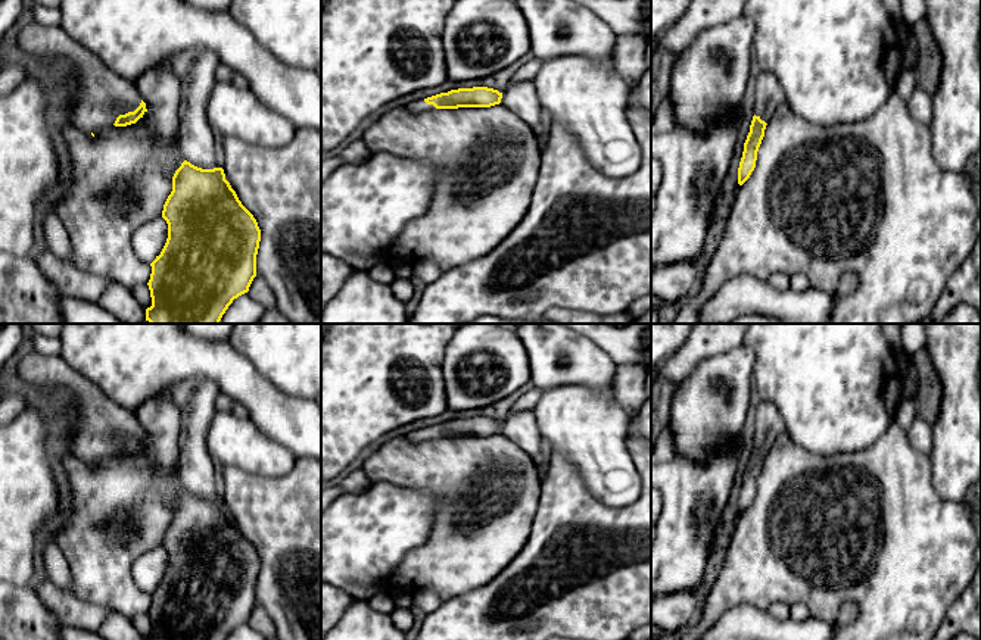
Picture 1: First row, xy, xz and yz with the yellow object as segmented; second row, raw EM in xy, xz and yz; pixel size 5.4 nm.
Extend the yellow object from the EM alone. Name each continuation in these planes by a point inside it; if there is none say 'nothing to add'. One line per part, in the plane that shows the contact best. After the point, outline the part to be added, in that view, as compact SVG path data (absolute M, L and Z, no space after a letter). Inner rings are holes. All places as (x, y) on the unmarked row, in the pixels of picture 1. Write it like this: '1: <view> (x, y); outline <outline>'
1: xy (97, 425); outline M32 352L21 358L18 363L16 378L25 388L34 394L54 396L62 390L69 393L59 409L63 425L69 428L68 438L72 444L74 455L84 463L102 462L112 456L119 444L134 441L141 425L137 422L136 413L110 400L96 384L77 374L60 355L41 355Z

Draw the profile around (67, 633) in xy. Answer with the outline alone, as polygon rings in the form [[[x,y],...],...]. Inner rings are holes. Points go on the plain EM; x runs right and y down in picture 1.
[[[60,627],[59,640],[106,640],[97,631],[84,631],[74,627]]]

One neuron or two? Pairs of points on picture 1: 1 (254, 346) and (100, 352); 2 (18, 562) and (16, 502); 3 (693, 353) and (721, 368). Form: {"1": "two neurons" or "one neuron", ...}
{"1": "two neurons", "2": "one neuron", "3": "two neurons"}

